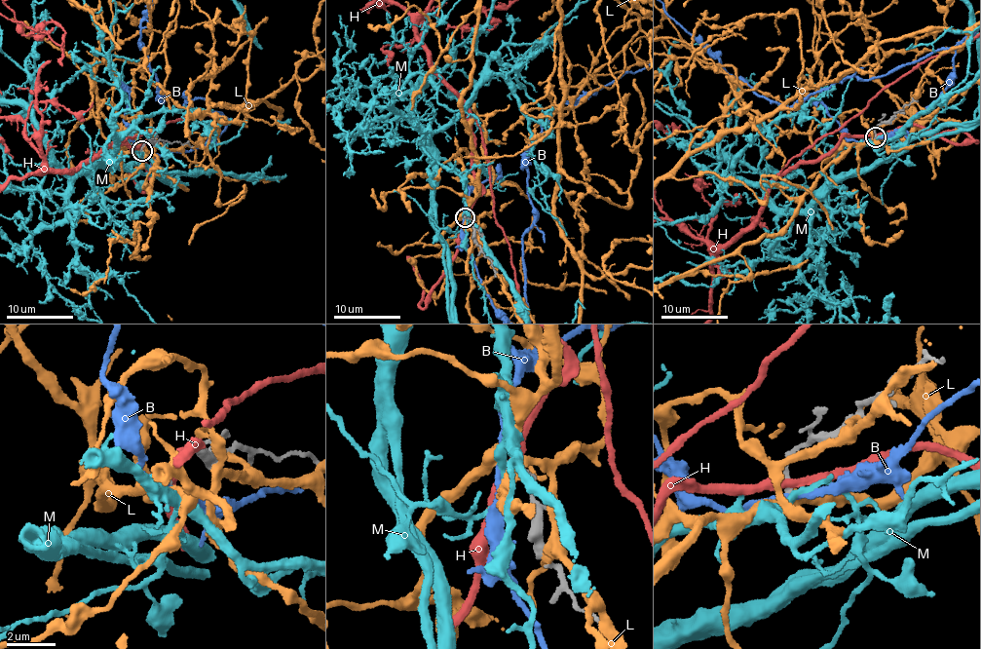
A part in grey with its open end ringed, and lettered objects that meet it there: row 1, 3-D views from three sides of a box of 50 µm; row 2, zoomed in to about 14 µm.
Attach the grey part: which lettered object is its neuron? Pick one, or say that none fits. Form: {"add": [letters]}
{"add": ["M"]}

